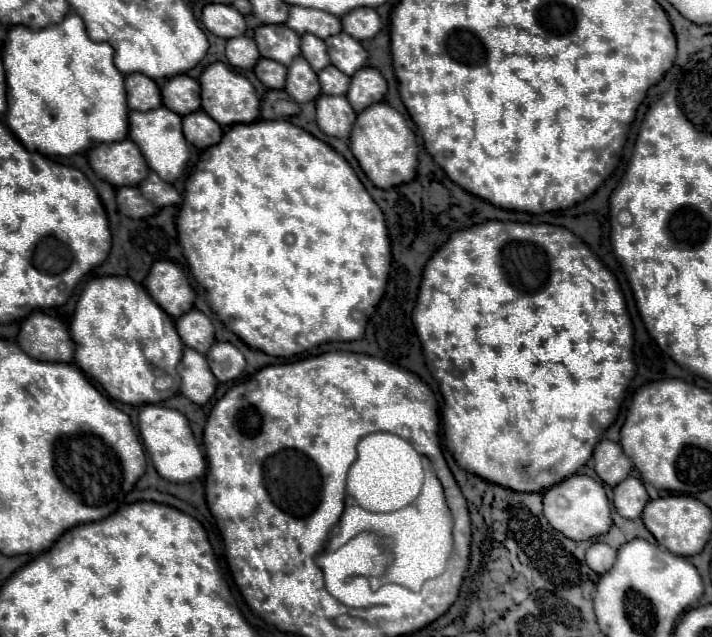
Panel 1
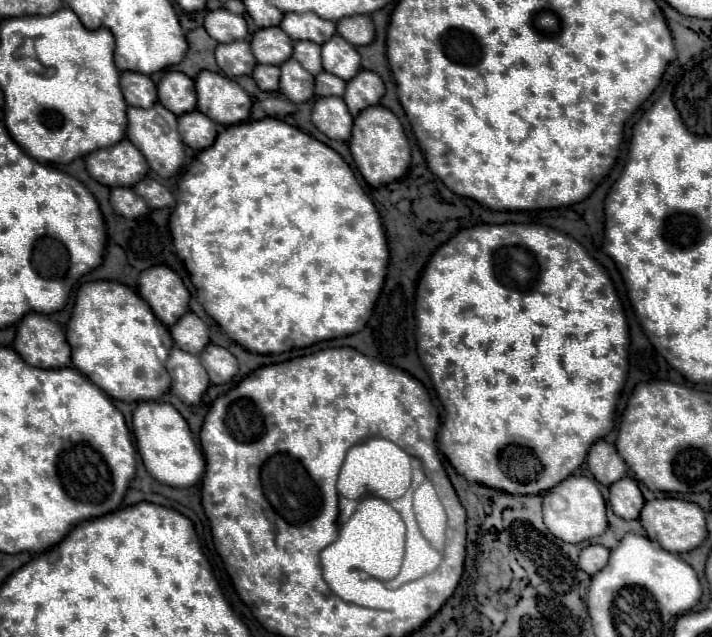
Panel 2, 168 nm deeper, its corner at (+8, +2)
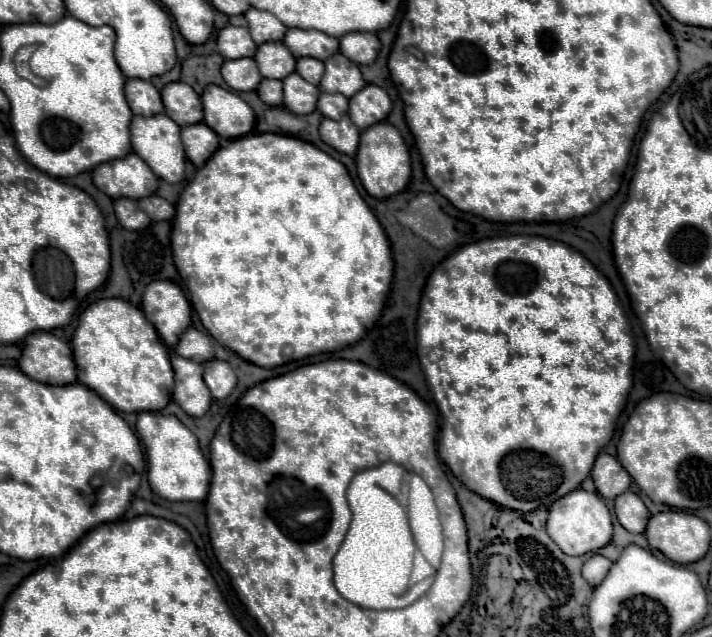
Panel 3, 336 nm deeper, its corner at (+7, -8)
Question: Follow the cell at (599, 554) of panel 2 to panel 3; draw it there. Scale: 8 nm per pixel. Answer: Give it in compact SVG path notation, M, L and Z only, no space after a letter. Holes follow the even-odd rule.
M592 555L592 557L584 563L584 567L582 567L582 577L584 577L592 587L596 587L596 585L600 585L600 583L604 581L606 573L610 571L610 567L612 567L612 561L610 561L610 559L606 559L604 555Z

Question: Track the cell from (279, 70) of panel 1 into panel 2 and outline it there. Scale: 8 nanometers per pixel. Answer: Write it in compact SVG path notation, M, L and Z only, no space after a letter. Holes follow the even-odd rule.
M255 65L253 75L255 83L259 85L259 89L263 91L277 91L279 89L279 67L275 65Z

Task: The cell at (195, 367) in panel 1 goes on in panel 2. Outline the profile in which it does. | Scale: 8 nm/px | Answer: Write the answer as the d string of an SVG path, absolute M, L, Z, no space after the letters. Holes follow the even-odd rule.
M173 347L169 353L167 369L173 379L171 393L175 393L187 405L199 403L201 395L209 387L209 377L205 373L199 357Z

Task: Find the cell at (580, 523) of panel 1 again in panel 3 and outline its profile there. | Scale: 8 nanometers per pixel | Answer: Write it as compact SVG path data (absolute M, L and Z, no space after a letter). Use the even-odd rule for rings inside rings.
M574 489L550 505L550 517L548 517L546 529L548 529L548 535L554 539L554 543L558 543L558 547L566 551L566 555L584 555L610 543L612 517L598 493Z

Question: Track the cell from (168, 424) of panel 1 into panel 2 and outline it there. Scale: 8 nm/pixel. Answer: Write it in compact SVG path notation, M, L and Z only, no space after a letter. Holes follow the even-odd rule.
M158 401L138 403L133 411L133 433L143 465L157 481L171 487L191 487L203 477L205 471L203 453L195 445L187 421L173 405Z

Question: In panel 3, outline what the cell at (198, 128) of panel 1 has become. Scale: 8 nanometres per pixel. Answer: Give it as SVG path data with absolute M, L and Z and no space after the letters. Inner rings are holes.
M196 123L182 127L182 145L186 149L186 157L196 167L202 167L218 149L220 139L218 135L214 135L214 131L210 131L210 127L206 127L204 123Z

